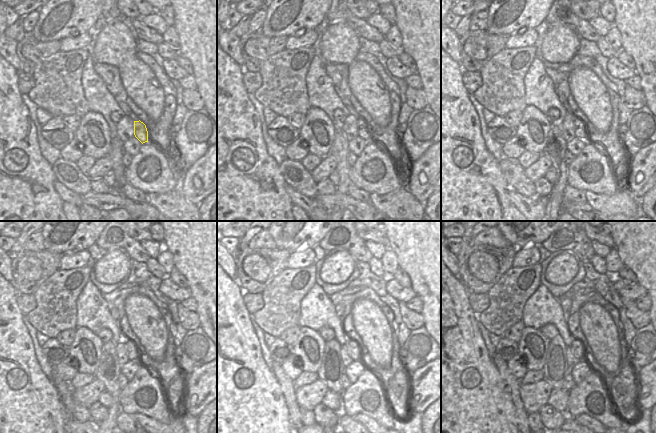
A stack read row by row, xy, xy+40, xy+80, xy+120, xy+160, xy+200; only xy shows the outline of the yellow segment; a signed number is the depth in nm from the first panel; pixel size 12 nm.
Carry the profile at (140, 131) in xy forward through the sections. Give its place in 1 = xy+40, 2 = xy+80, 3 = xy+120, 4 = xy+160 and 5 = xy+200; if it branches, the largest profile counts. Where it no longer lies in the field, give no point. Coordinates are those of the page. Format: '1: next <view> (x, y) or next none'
1: next xy+40 (362, 131)
2: next xy+80 (580, 130)
3: next xy+120 (132, 354)
4: next xy+160 (353, 346)
5: next xy+200 (577, 346)

